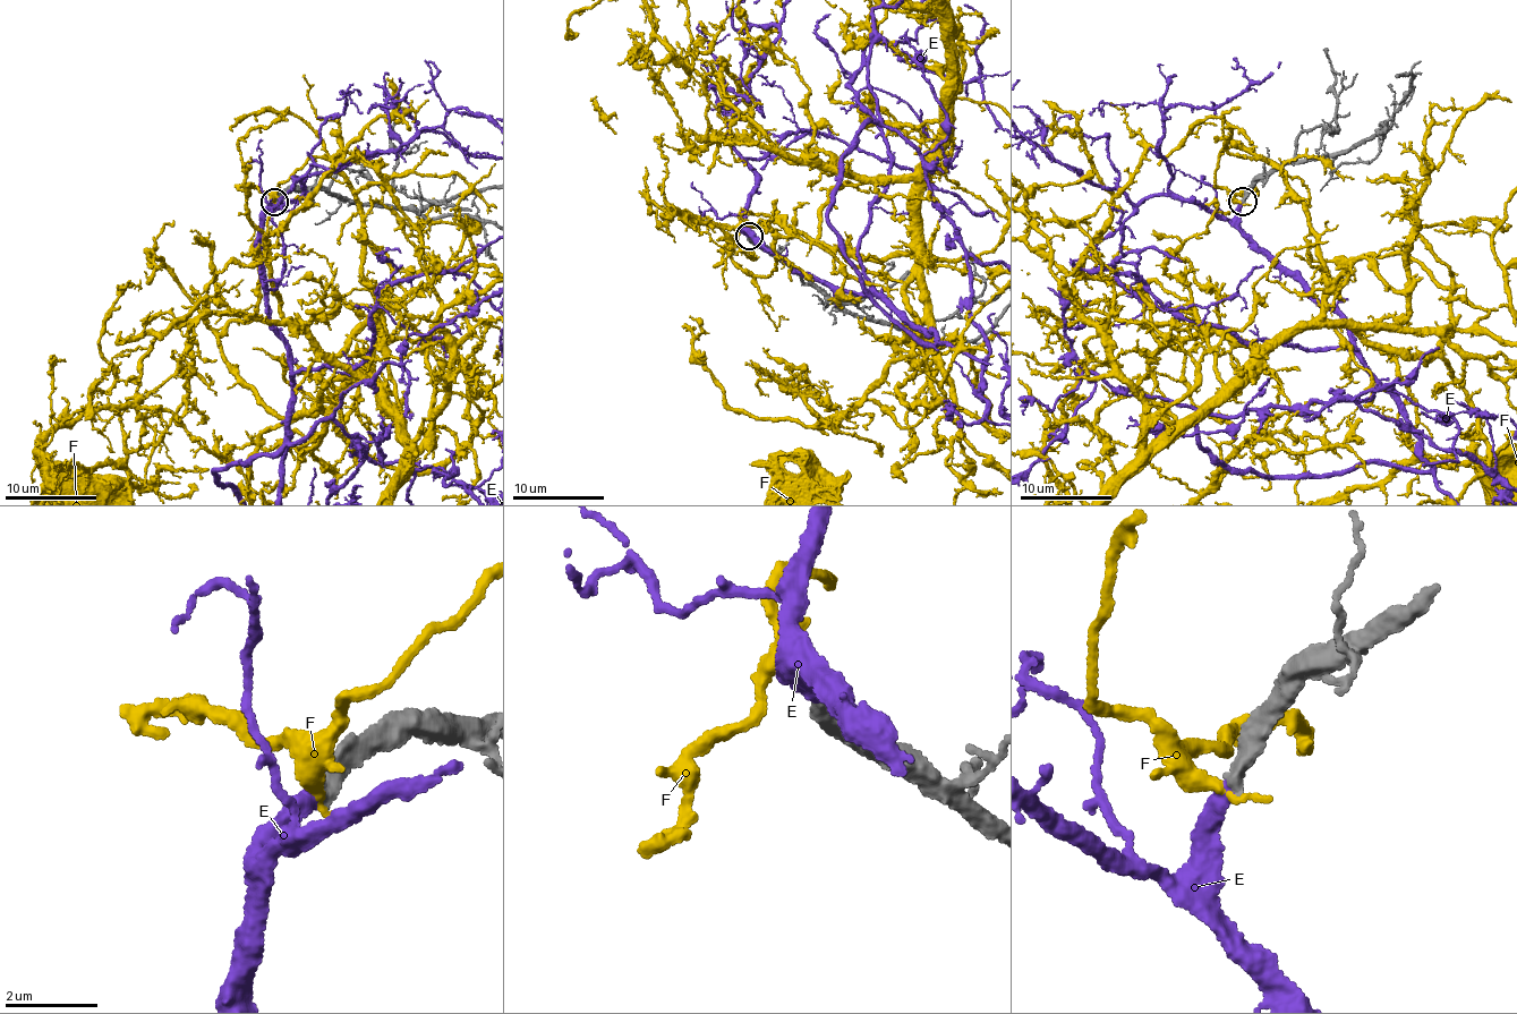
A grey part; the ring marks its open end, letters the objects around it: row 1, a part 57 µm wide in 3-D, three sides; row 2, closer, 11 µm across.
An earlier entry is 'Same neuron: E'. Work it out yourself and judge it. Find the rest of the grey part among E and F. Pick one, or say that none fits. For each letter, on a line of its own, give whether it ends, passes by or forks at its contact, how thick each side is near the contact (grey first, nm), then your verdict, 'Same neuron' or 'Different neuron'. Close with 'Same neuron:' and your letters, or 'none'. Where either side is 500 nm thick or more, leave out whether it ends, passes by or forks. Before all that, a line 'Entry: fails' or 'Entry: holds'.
Entry: holds
E: It ends there. Thickness 400 nm (grey) against 340 nm. Same neuron
F: It ends there. Thickness 360 nm (grey) against 320 nm. Different neuron
Same neuron: E

